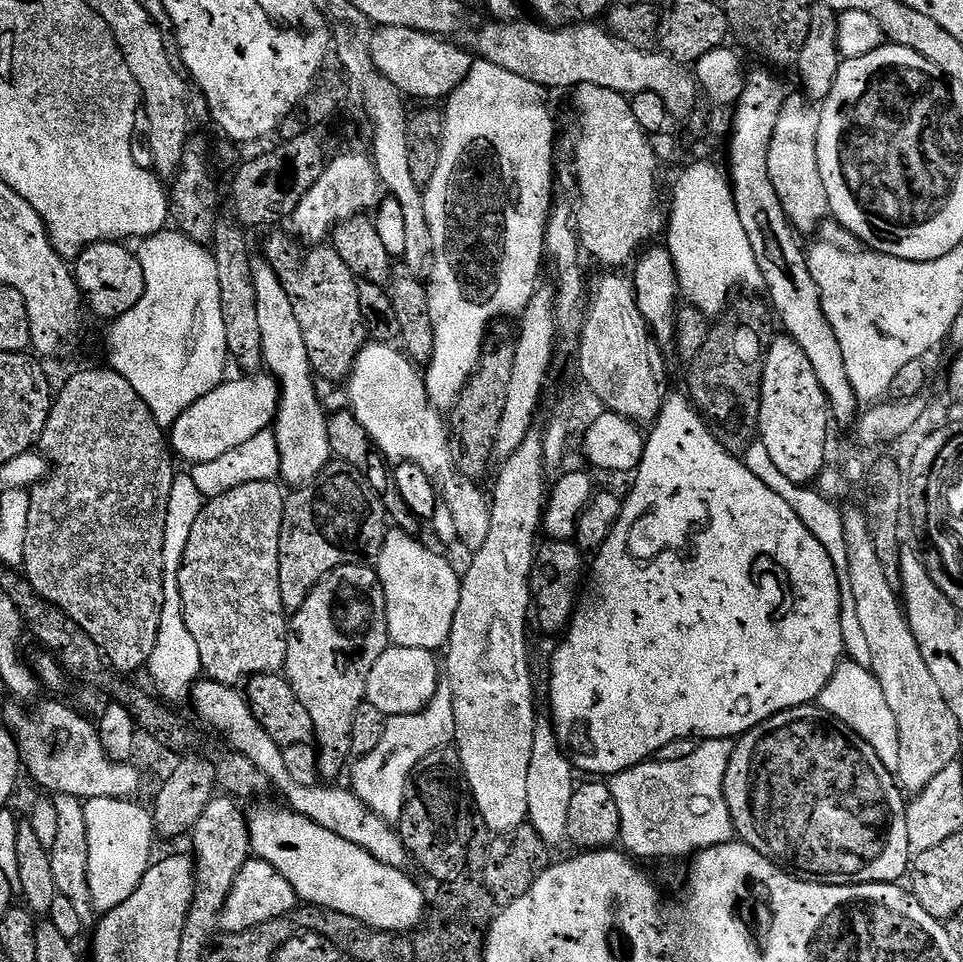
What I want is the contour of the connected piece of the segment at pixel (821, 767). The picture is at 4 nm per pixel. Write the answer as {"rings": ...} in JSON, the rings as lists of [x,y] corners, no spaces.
{"rings":[[[812,704],[779,712],[774,720],[784,725],[774,729],[756,748],[756,756],[764,760],[764,765],[756,772],[756,789],[752,792],[752,816],[764,835],[763,847],[777,861],[785,860],[789,869],[797,868],[792,870],[801,877],[815,878],[822,884],[903,881],[910,872],[912,852],[906,830],[906,796],[893,772],[879,761],[874,747],[822,707]]]}

